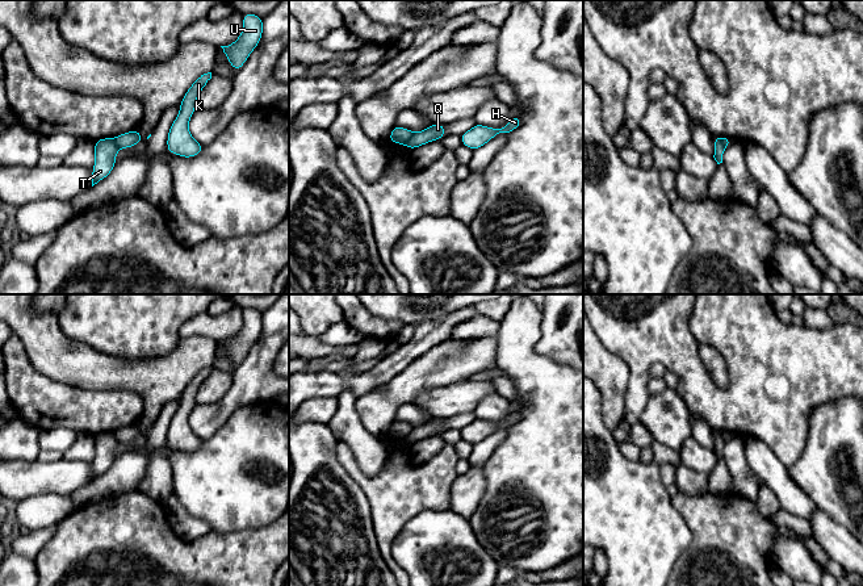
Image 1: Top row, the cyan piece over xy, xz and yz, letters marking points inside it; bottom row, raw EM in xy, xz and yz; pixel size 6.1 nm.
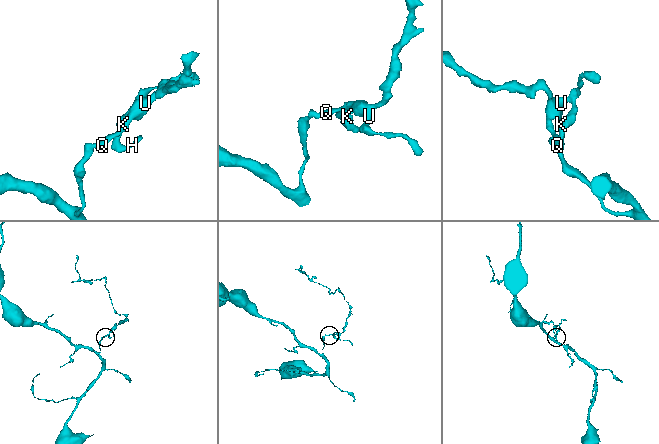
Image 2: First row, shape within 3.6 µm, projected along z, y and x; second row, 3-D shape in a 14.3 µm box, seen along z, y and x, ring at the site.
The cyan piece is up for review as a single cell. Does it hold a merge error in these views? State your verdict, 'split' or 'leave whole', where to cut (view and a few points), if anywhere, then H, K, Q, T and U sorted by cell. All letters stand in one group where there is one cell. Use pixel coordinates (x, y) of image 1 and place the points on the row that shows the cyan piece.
split; cut xz (413, 133), (405, 143); groups H K Q U / T

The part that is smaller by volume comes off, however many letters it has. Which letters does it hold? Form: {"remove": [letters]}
{"remove": ["H", "K", "Q", "U"]}

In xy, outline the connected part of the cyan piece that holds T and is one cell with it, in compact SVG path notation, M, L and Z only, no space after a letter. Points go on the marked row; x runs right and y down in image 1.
M102 138L95 141L95 166L92 172L92 187L104 180L116 166L118 146L114 138Z

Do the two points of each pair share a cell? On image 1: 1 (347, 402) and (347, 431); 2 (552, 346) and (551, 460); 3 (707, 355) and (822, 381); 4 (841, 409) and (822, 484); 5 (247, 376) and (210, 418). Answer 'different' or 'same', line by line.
1: same
2: different
3: different
4: same
5: same

